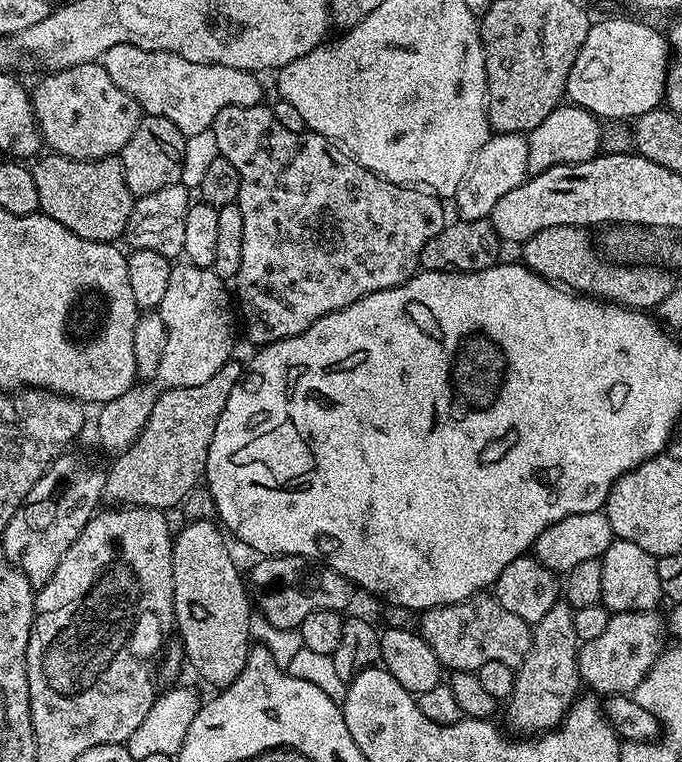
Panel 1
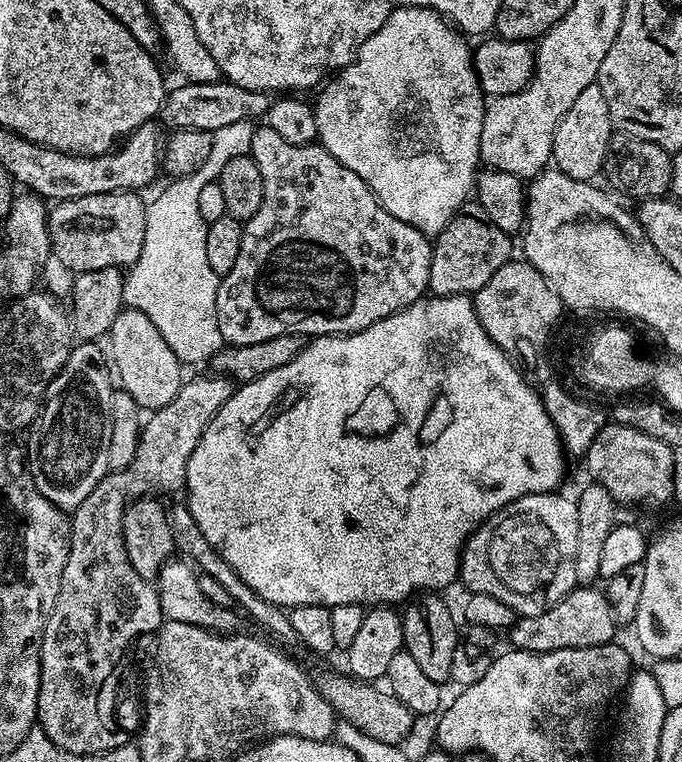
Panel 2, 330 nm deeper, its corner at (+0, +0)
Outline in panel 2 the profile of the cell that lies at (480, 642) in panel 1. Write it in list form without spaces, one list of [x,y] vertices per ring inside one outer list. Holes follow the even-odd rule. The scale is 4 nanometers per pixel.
[[[577,586],[553,608],[537,616],[520,616],[510,629],[513,649],[522,652],[553,652],[613,643],[617,620],[605,593],[596,586]]]

